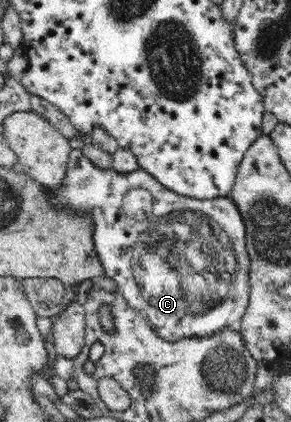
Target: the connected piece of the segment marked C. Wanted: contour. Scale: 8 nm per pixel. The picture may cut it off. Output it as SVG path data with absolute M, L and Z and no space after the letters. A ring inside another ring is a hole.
M73 149L69 155L66 177L57 190L52 190L51 203L57 207L85 211L92 216L95 250L104 266L105 275L116 281L116 291L121 292L130 308L137 310L161 339L178 343L182 339L204 339L211 337L214 331L236 331L241 327L249 303L250 258L245 246L244 222L230 196L201 200L178 195L162 186L147 171L138 169L121 174L114 168L100 169L86 158L83 150ZM136 187L148 189L154 197L154 217L142 235L138 235L138 227L132 219L118 215L122 197Z

